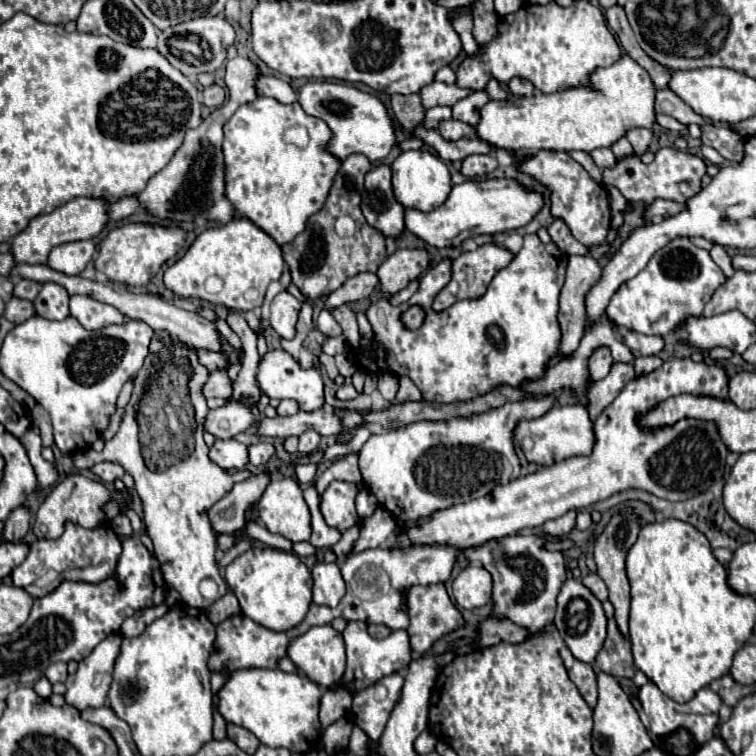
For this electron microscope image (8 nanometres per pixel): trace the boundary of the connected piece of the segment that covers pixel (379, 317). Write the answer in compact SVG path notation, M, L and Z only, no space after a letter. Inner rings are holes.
M524 235L524 245L518 255L510 261L508 267L500 269L492 283L488 285L486 293L478 299L464 299L448 307L448 311L434 313L432 301L442 291L442 269L446 269L446 275L450 275L450 267L442 267L438 263L436 267L428 269L422 279L418 291L412 295L408 303L392 305L386 297L370 303L366 307L366 317L376 333L376 341L388 349L388 367L394 375L402 377L408 375L416 387L422 391L422 397L426 401L434 403L456 403L456 401L468 401L472 397L478 397L480 393L486 393L492 389L492 385L520 385L524 379L536 379L542 377L546 371L546 361L550 355L556 353L560 343L560 327L558 327L558 295L564 283L564 271L566 271L568 255L560 251L554 243L540 243L536 235ZM420 305L426 313L422 327L410 331L402 323L402 313L412 307Z

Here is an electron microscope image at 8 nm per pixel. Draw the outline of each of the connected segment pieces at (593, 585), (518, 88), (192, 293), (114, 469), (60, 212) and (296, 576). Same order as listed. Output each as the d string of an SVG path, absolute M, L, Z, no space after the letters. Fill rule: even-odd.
M588 573L588 575L582 579L582 583L584 583L600 601L604 601L604 599L608 597L608 589L606 589L604 581L598 577L598 573Z
M514 77L514 79L510 79L510 83L508 83L510 87L512 87L512 95L516 95L516 97L528 97L528 95L532 95L534 93L534 85L530 83L530 81L522 81L520 77Z
M232 219L222 227L202 231L190 249L174 265L164 271L164 285L184 299L204 299L212 305L224 305L230 311L250 311L262 305L270 281L276 281L284 271L280 247L248 219ZM216 275L224 287L216 295L206 291L206 279Z
M110 461L96 463L90 471L92 471L94 475L98 475L104 483L112 483L114 479L120 479L120 477L124 475L124 469L122 469L118 463L110 463Z
M76 197L76 199L60 205L52 213L38 215L36 219L30 221L30 225L22 233L18 233L12 239L14 259L18 263L28 263L28 265L46 263L52 247L62 245L62 243L70 243L70 241L92 239L92 237L100 235L100 231L108 223L108 207L110 207L110 203L104 197Z
M248 549L226 567L224 579L238 597L242 613L272 631L286 631L298 625L312 603L312 577L308 567L294 553L280 549Z

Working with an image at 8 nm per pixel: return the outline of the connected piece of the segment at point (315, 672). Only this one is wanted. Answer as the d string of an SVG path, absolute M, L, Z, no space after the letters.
M332 625L322 627L310 627L304 635L298 635L288 645L288 659L296 665L300 673L304 673L310 681L316 685L328 689L332 685L338 685L346 667L346 655L344 655L344 639L338 631L332 629Z

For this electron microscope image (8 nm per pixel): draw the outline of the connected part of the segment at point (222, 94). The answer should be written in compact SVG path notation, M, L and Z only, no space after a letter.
M210 85L202 91L202 103L206 107L220 107L224 103L224 99L226 99L226 91L218 85Z

